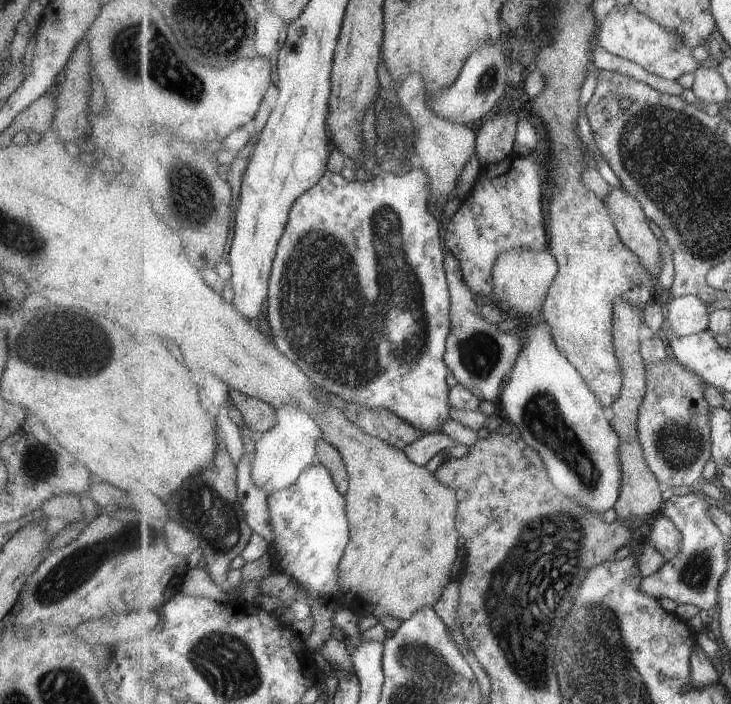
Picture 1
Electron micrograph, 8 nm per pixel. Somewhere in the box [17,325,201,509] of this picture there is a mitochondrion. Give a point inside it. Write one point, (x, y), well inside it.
(36, 460)

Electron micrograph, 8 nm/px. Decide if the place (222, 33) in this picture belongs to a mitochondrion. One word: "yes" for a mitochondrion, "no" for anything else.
yes

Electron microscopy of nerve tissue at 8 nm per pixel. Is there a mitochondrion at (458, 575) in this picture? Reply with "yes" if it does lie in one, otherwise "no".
no

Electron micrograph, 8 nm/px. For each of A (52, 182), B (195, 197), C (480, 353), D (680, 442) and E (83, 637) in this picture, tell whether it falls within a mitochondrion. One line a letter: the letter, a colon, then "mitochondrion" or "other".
A: other
B: mitochondrion
C: mitochondrion
D: mitochondrion
E: other

